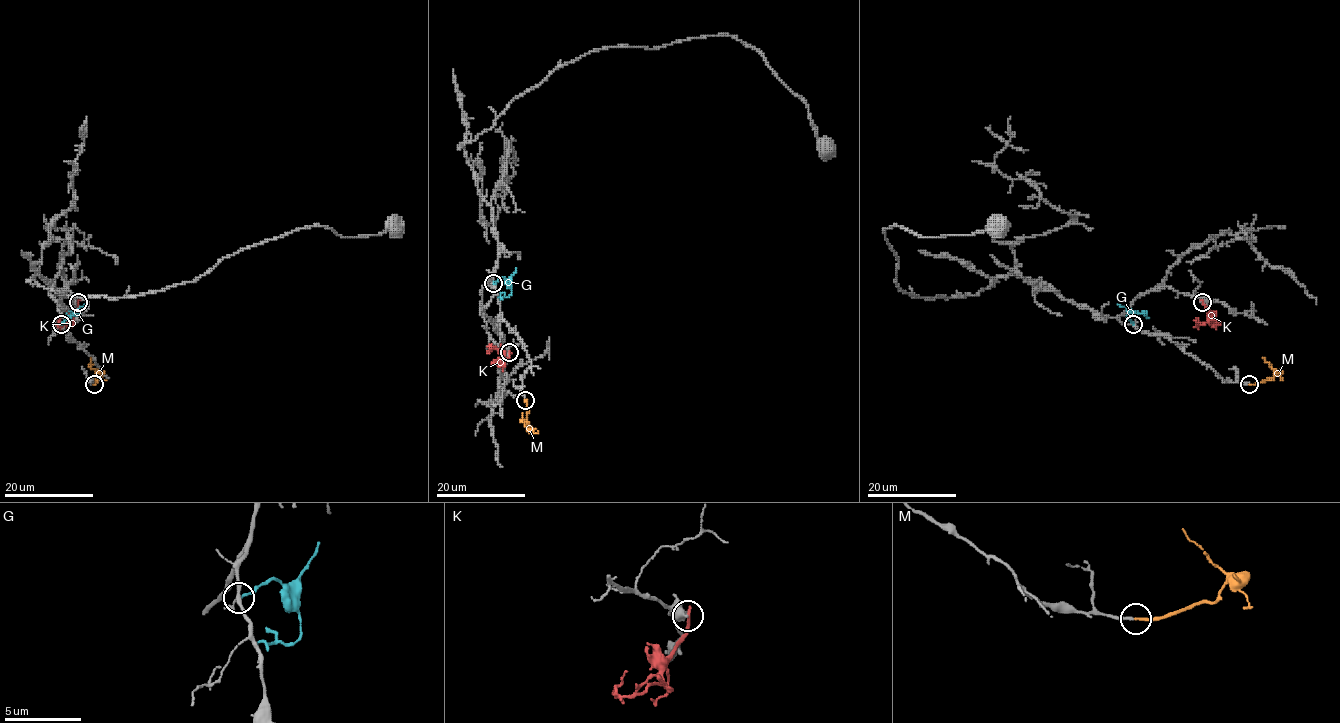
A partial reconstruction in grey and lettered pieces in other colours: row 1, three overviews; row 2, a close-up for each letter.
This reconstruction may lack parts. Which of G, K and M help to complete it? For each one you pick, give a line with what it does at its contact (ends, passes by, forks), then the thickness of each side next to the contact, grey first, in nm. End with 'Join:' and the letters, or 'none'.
M: it ends | 180/180 nm
Join: M

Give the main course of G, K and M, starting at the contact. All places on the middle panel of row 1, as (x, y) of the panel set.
G: (493, 283), (504, 278), (511, 288), (508, 296), (497, 296)
K: (509, 352), (503, 360), (500, 353), (490, 345), (489, 350), (492, 347)
M: (525, 400), (527, 426), (523, 421), (523, 414)

